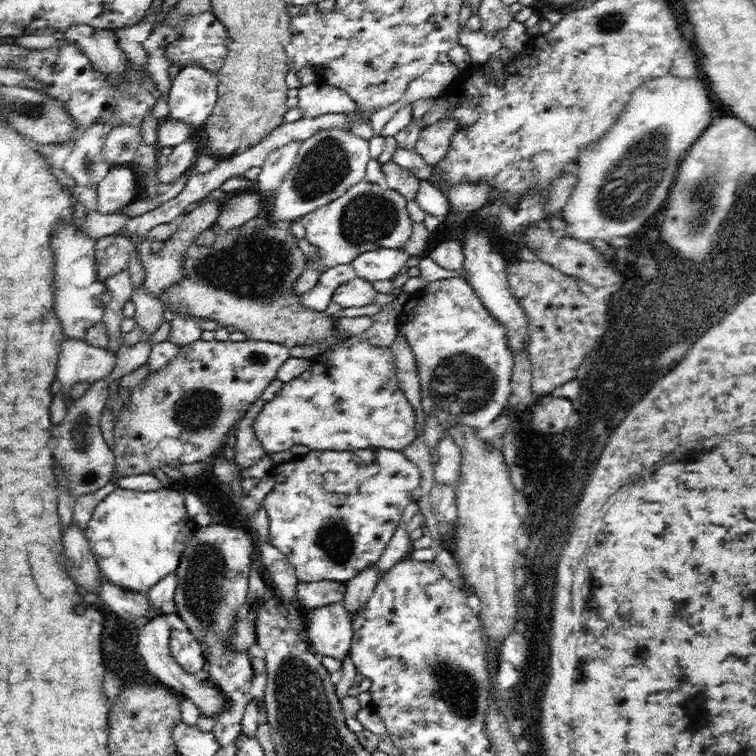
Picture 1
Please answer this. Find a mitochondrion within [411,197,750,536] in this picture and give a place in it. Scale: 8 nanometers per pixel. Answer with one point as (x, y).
(461, 383)

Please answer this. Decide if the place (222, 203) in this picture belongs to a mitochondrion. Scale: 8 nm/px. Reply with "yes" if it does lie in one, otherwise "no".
no

